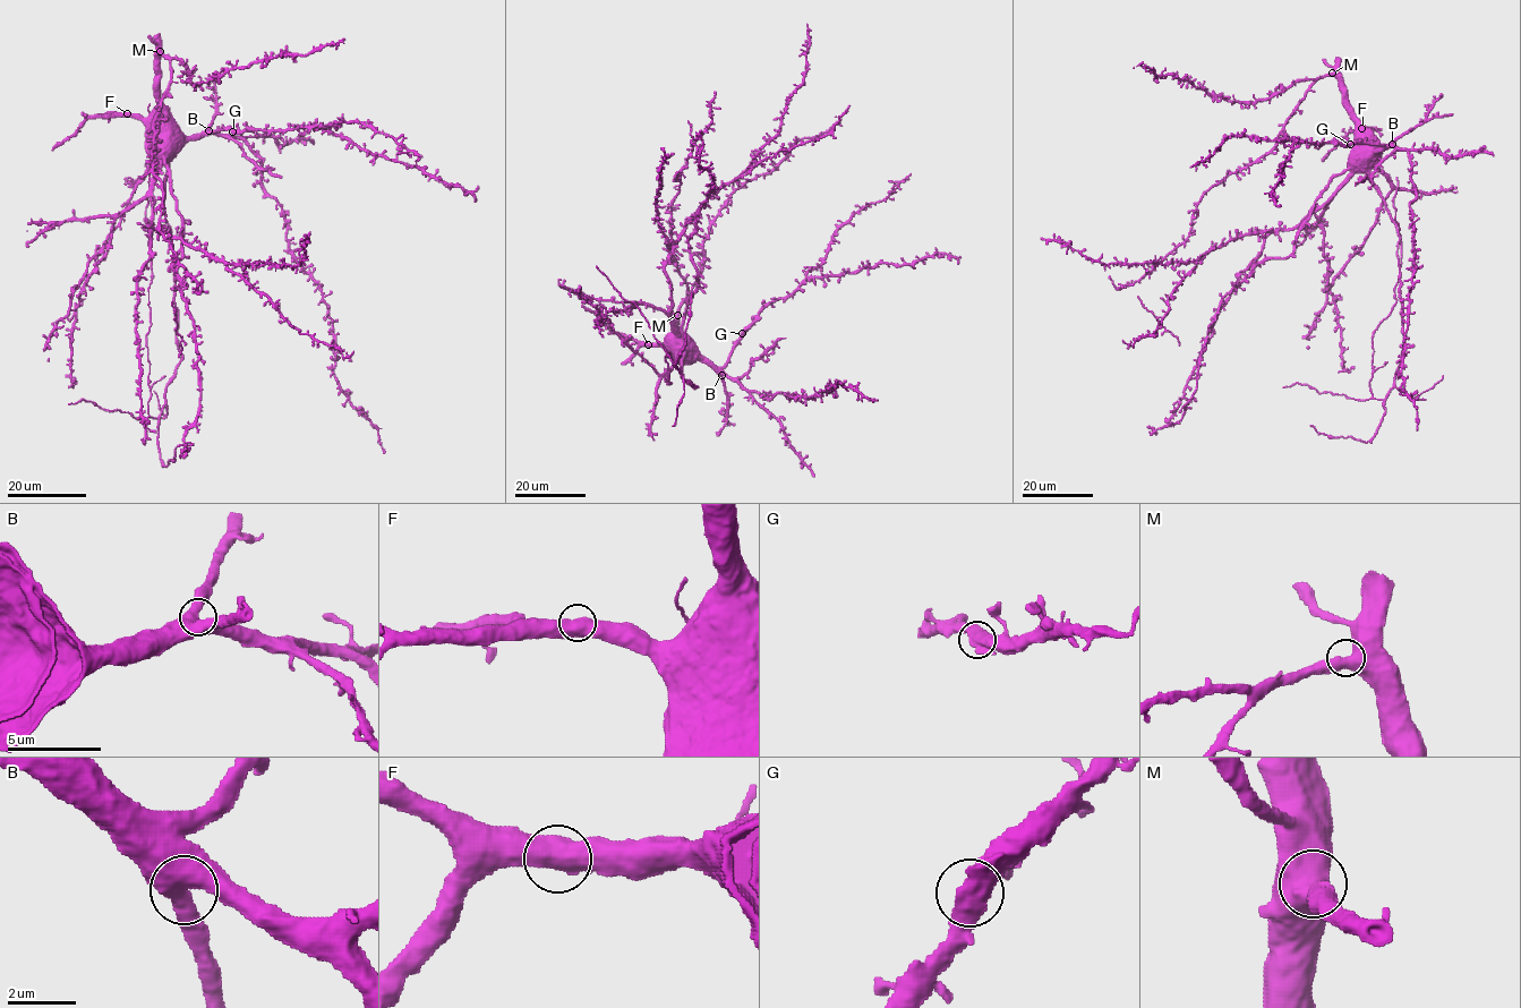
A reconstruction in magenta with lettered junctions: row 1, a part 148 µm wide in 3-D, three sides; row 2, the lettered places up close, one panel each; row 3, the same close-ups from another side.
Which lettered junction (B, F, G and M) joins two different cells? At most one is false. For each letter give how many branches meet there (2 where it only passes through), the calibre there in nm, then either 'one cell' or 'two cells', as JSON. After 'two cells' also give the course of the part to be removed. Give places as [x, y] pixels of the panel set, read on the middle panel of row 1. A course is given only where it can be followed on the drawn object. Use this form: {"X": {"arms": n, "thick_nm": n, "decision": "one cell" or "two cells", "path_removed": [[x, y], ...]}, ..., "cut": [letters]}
{"B": {"arms": 2, "thick_nm": 600, "decision": "one cell"}, "F": {"arms": 2, "thick_nm": 600, "decision": "one cell"}, "G": {"arms": 2, "thick_nm": 600, "decision": "one cell"}, "M": {"arms": 2, "thick_nm": 600, "decision": "one cell"}, "cut": []}

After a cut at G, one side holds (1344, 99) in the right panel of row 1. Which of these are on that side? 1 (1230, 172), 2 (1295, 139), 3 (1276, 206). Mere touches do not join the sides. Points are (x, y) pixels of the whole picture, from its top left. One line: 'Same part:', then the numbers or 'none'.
Same part: 1

